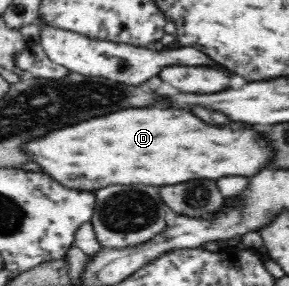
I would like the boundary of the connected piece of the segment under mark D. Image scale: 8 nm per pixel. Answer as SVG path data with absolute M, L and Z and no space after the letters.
M127 108L25 142L23 154L61 186L93 192L111 184L173 186L191 178L251 176L267 162L267 148L255 138L257 134L251 126L231 124L231 128L213 128L199 122L187 110Z

